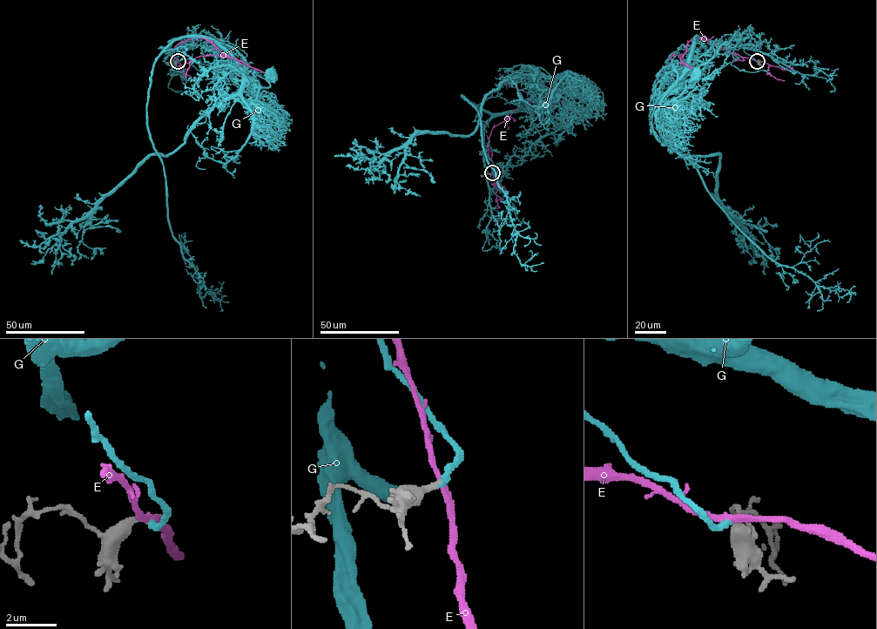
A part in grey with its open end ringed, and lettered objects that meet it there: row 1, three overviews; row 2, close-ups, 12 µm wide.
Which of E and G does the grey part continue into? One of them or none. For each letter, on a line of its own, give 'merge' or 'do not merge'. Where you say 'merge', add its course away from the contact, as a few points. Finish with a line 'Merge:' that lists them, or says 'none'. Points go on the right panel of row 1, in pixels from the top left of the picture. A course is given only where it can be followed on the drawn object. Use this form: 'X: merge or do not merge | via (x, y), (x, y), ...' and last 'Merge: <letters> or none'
E: do not merge
G: merge | via (758, 61), (743, 48), (697, 37), (690, 67), (705, 65), (687, 88), (693, 86), (697, 76)
Merge: G

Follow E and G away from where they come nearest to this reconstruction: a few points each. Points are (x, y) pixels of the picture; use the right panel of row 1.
E: (757, 61), (694, 37), (681, 57), (671, 57), (658, 77)
G: (758, 61), (743, 48), (697, 37), (690, 67), (705, 65), (687, 88), (693, 86), (697, 76)

